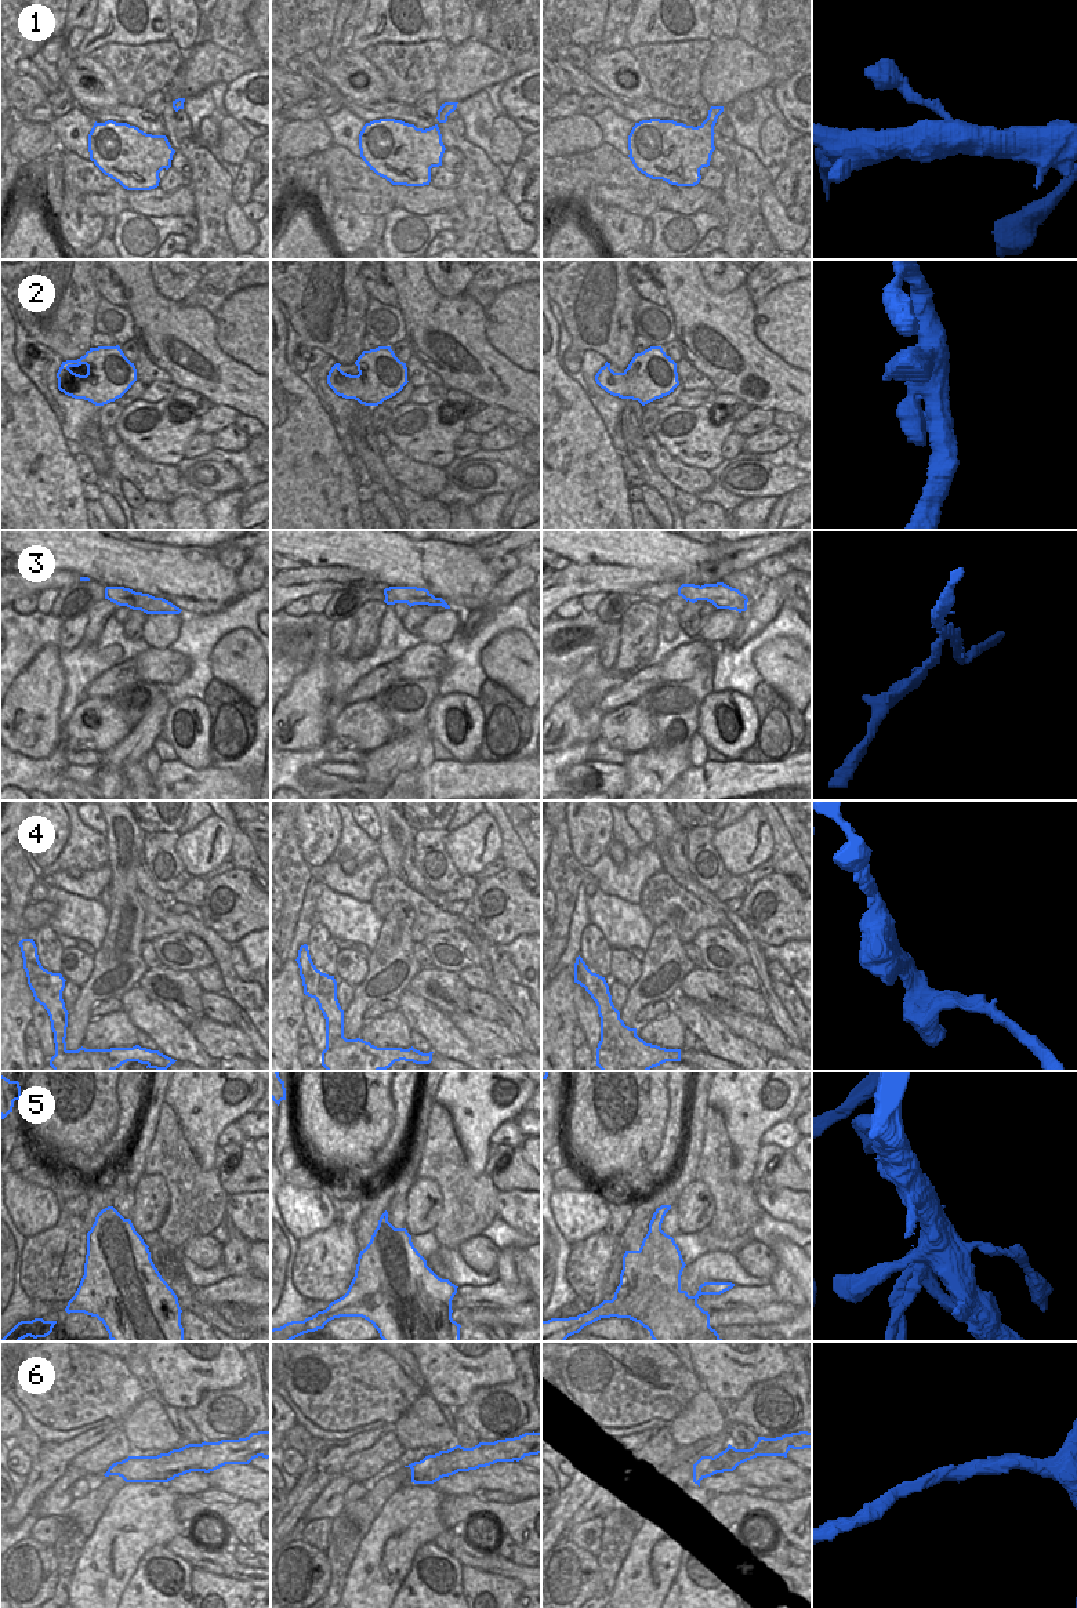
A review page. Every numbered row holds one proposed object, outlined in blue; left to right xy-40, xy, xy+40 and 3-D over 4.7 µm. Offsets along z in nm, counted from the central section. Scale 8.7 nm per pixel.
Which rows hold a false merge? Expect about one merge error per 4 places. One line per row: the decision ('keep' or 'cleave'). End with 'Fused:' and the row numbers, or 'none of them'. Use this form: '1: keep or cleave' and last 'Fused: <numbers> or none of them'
1: keep
2: keep
3: cleave
4: keep
5: cleave
6: keep
Fused: 3, 5

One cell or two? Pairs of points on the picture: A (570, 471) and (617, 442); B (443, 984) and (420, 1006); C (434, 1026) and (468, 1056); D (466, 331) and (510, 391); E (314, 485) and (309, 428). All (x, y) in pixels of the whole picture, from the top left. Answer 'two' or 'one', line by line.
A: two
B: two
C: one
D: one
E: one

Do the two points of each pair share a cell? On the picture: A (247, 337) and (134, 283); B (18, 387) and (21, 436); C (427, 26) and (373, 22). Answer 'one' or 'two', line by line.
A: two
B: one
C: one

